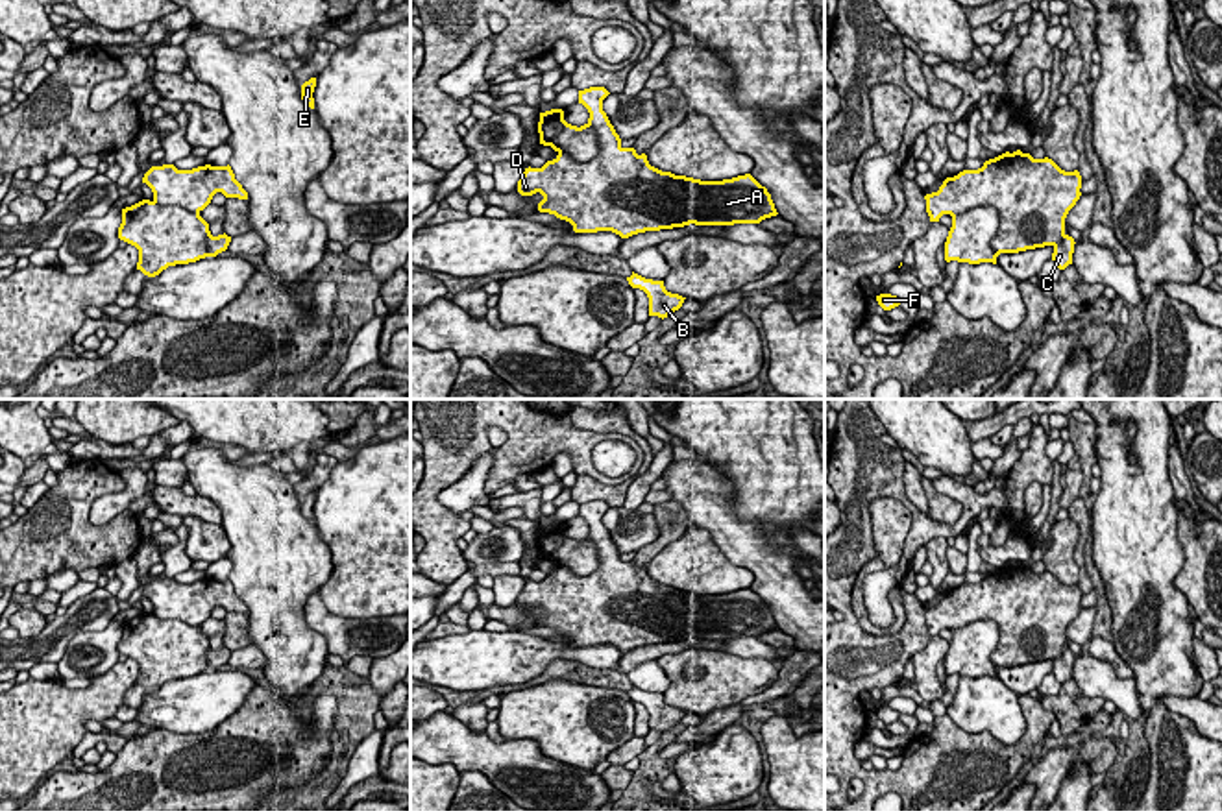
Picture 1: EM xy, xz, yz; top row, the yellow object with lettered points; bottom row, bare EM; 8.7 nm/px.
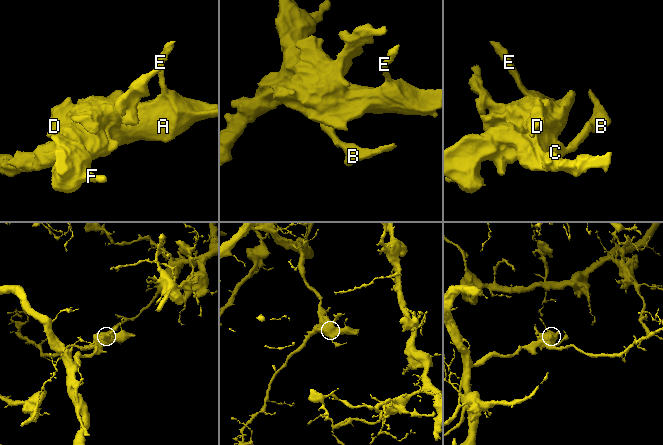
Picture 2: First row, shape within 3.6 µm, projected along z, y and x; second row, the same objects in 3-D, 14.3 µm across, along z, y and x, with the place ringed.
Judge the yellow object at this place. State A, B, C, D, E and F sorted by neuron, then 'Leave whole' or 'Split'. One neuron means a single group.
Groups: A D E / B C F. Split

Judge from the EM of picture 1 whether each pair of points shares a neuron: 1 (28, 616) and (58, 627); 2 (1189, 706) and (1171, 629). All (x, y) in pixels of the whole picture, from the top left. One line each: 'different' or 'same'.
1: different
2: different

